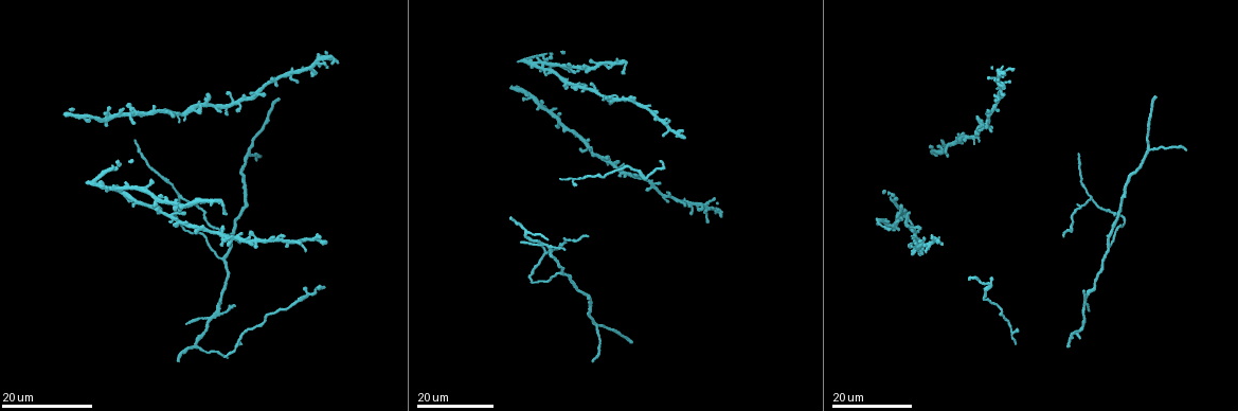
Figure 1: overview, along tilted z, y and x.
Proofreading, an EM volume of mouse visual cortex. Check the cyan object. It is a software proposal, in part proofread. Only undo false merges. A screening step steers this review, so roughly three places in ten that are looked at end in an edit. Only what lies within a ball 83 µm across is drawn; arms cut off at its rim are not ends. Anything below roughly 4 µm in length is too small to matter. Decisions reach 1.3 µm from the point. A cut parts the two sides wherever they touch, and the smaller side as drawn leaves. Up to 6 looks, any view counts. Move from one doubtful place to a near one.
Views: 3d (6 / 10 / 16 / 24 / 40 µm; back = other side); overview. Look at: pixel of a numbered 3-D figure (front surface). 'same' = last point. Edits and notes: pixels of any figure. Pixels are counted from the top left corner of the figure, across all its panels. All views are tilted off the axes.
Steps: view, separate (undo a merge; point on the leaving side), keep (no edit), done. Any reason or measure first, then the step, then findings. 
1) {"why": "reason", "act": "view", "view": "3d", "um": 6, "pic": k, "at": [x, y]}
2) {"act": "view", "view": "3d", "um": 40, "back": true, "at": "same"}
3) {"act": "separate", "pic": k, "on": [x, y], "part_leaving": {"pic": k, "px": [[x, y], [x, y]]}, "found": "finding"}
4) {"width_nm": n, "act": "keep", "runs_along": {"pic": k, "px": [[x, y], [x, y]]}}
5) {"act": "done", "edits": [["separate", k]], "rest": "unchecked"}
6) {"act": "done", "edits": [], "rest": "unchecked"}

{"why": "arms part here", "act": "view", "view": "3d", "um": 24, "pic": 1, "at": [546, 253]}

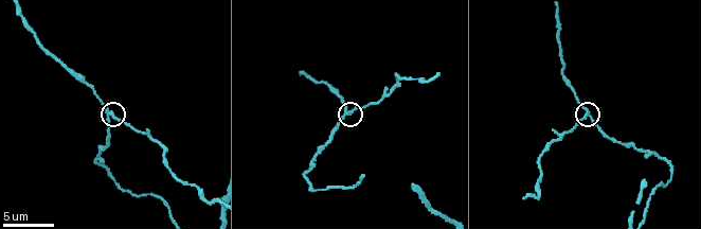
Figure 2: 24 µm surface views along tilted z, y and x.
{"why": "zoom in", "act": "view", "view": "3d", "um": 10, "pic": 2, "at": [109, 111]}

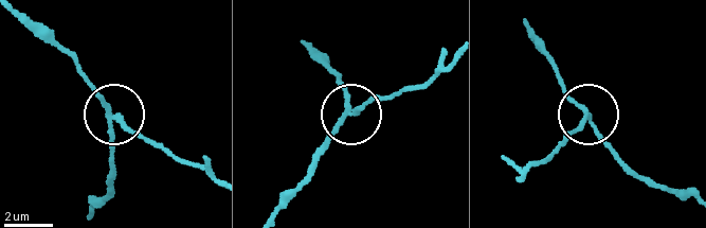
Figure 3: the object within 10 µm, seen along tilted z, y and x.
{"arms": 3, "act": "separate", "pic": 3, "on": [133, 136], "part_leaving": {"pic": 3, "px": [[114, 118], [182, 160], [214, 172]]}, "found": "a second neuron is stuck on"}

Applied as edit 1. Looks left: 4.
{"why": "a fork", "act": "view", "view": "3d", "um": 16, "pic": 1, "at": [1147, 148]}

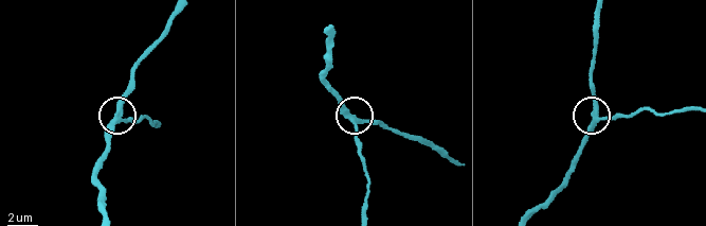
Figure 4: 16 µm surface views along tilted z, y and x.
{"act": "view", "view": "3d", "um": 6, "pic": 4, "at": [354, 127]}

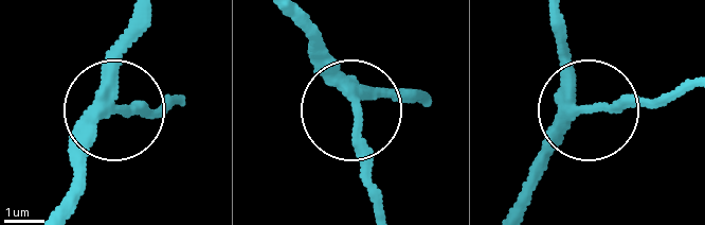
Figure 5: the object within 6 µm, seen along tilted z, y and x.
{"arms": 3, "act": "keep", "runs_along": {"pic": 5, "px": [[514, 207], [575, 119], [683, 97]]}, "found": "continuous, no second neuron"}

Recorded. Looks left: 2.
{"why": "thin arm on a thick one", "act": "view", "view": "3d", "um": 24, "pic": 1, "at": [1109, 246]}

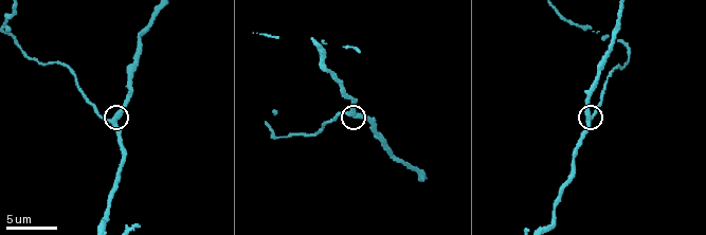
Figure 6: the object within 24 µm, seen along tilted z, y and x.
{"act": "view", "view": "3d", "um": 6, "pic": 6, "at": [589, 121]}

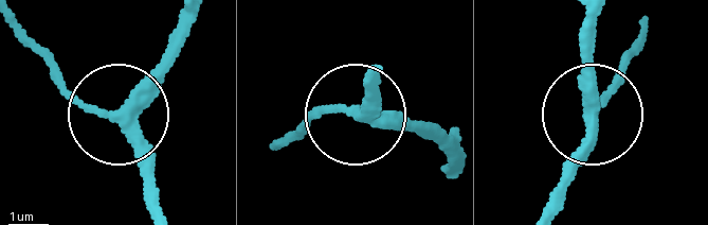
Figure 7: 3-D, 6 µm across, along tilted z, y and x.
{"side_arm_um": 45, "act": "keep", "runs_along": {"pic": 7, "px": [[160, 214], [127, 128], [78, 99], [29, 46]]}, "found": "all the same neuron"}

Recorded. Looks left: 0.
{"act": "done", "edits": [["separate", 3]], "rest": "unchecked"}

